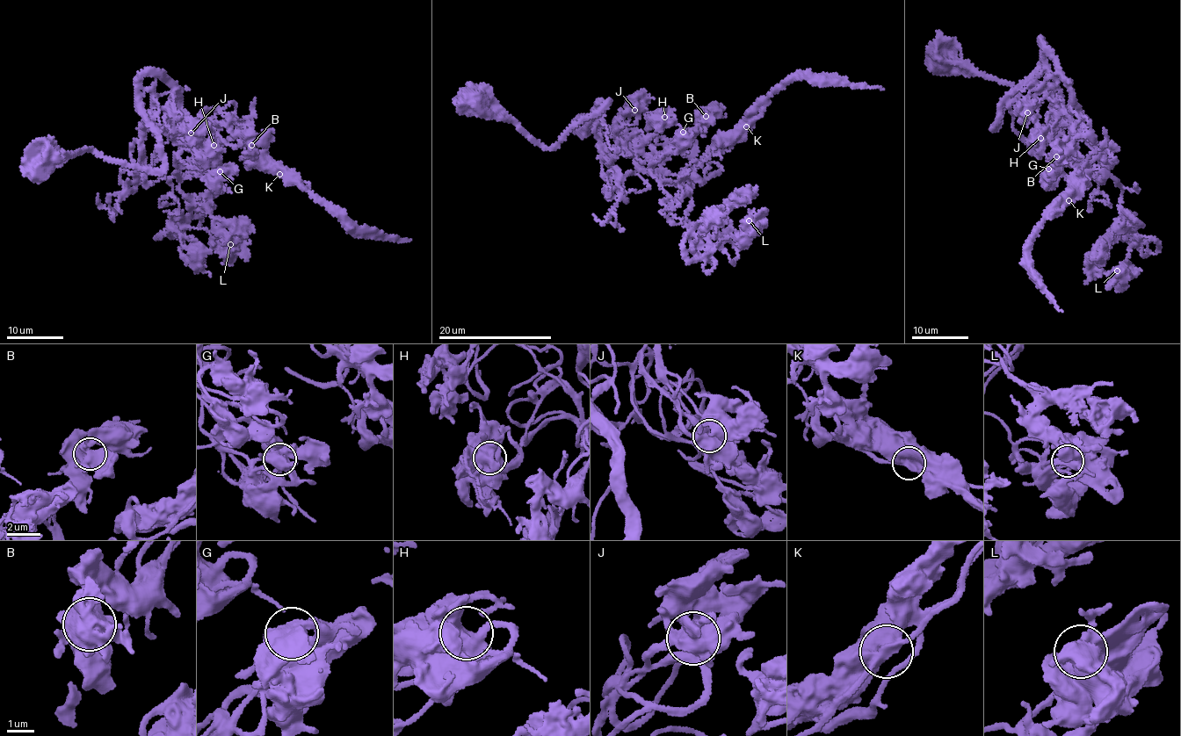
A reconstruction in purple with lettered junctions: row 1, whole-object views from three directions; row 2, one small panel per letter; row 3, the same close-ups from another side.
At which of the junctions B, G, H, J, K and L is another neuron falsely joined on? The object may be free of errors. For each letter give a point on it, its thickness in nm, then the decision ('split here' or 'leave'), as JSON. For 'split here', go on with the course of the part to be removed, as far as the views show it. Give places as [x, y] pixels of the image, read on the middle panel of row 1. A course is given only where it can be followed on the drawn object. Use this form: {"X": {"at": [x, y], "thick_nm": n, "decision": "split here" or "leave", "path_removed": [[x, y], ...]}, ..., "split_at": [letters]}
{"B": {"at": [706, 116], "thick_nm": 500, "decision": "leave"}, "G": {"at": [683, 132], "thick_nm": 440, "decision": "leave"}, "H": {"at": [664, 117], "thick_nm": 480, "decision": "leave"}, "J": {"at": [634, 110], "thick_nm": 440, "decision": "leave"}, "K": {"at": [746, 126], "thick_nm": 480, "decision": "split here", "path_removed": [[747, 126], [749, 111], [757, 104], [802, 75], [844, 78], [851, 84], [863, 83], [883, 89]]}, "L": {"at": [749, 220], "thick_nm": 440, "decision": "leave"}, "split_at": ["K"]}

